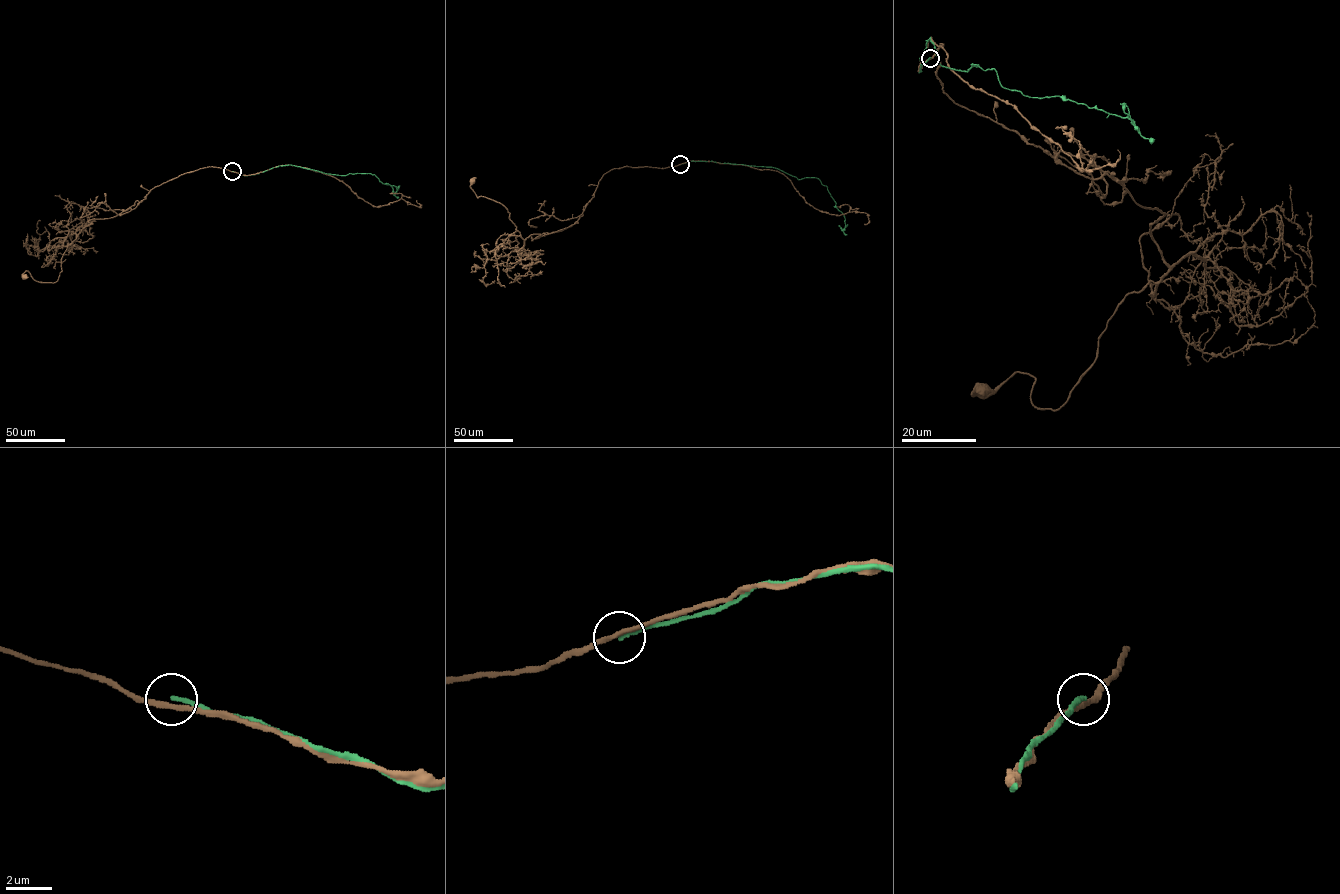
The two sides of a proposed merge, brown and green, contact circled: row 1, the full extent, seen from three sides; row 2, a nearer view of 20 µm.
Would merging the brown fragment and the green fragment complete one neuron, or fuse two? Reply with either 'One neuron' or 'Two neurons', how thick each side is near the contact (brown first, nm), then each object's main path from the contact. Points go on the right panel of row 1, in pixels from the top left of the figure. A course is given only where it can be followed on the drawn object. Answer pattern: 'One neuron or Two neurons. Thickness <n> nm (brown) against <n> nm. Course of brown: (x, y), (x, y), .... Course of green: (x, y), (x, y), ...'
Two neurons. Thickness 200 nm (brown) against 200 nm. Course of brown: (930, 58), (954, 102), (1163, 214), (1168, 270), (1064, 404), (1018, 372), (981, 390). Course of green: (930, 57), (919, 71), (930, 37), (941, 66), (994, 69), (1004, 87), (1128, 117), (1140, 133), (1122, 103)

